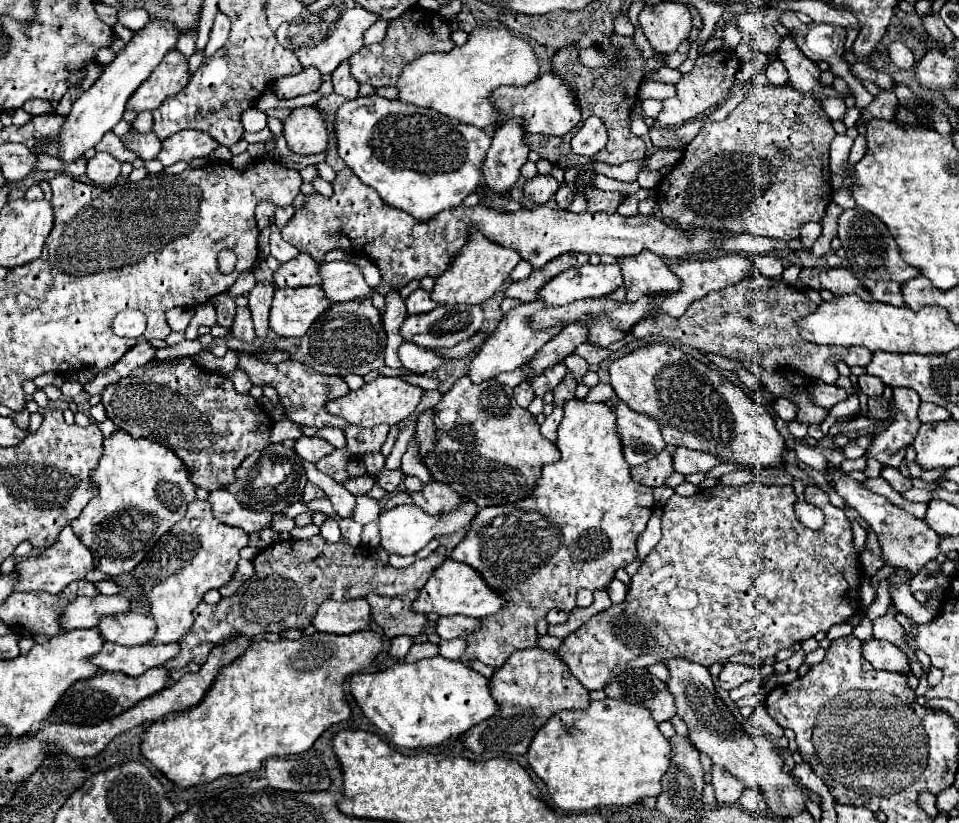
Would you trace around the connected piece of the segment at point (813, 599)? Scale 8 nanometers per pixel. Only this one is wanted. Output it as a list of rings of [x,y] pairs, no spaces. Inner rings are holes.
[[[716,484],[714,488],[706,488],[700,490],[694,496],[680,496],[674,494],[666,506],[664,506],[664,514],[662,514],[662,538],[660,542],[650,550],[650,554],[642,560],[642,566],[638,568],[638,572],[634,574],[634,588],[630,582],[630,590],[624,598],[624,602],[620,604],[612,604],[610,608],[606,608],[604,612],[598,612],[596,616],[592,616],[592,620],[588,620],[586,624],[582,624],[576,632],[572,632],[570,636],[566,636],[560,654],[562,660],[568,664],[568,668],[572,670],[572,674],[580,680],[580,684],[584,684],[584,688],[588,690],[604,690],[612,678],[618,674],[618,666],[620,670],[628,670],[628,668],[644,668],[644,666],[652,666],[658,662],[666,662],[672,658],[684,658],[702,666],[712,666],[712,664],[728,664],[730,658],[736,652],[748,652],[756,658],[772,658],[778,650],[790,648],[796,642],[804,642],[808,638],[812,638],[816,632],[828,632],[834,624],[842,624],[848,622],[848,618],[852,618],[856,612],[862,610],[862,602],[860,602],[860,584],[864,580],[864,570],[860,564],[860,556],[856,552],[854,546],[854,534],[850,528],[850,522],[846,518],[846,514],[832,506],[828,496],[824,494],[822,488],[818,486],[806,486],[804,490],[804,498],[806,502],[818,506],[824,516],[826,522],[820,530],[810,530],[806,526],[802,526],[796,520],[794,514],[794,502],[796,502],[796,494],[792,490],[792,486],[780,486],[780,484],[742,484],[742,486],[724,486],[724,484]]]

